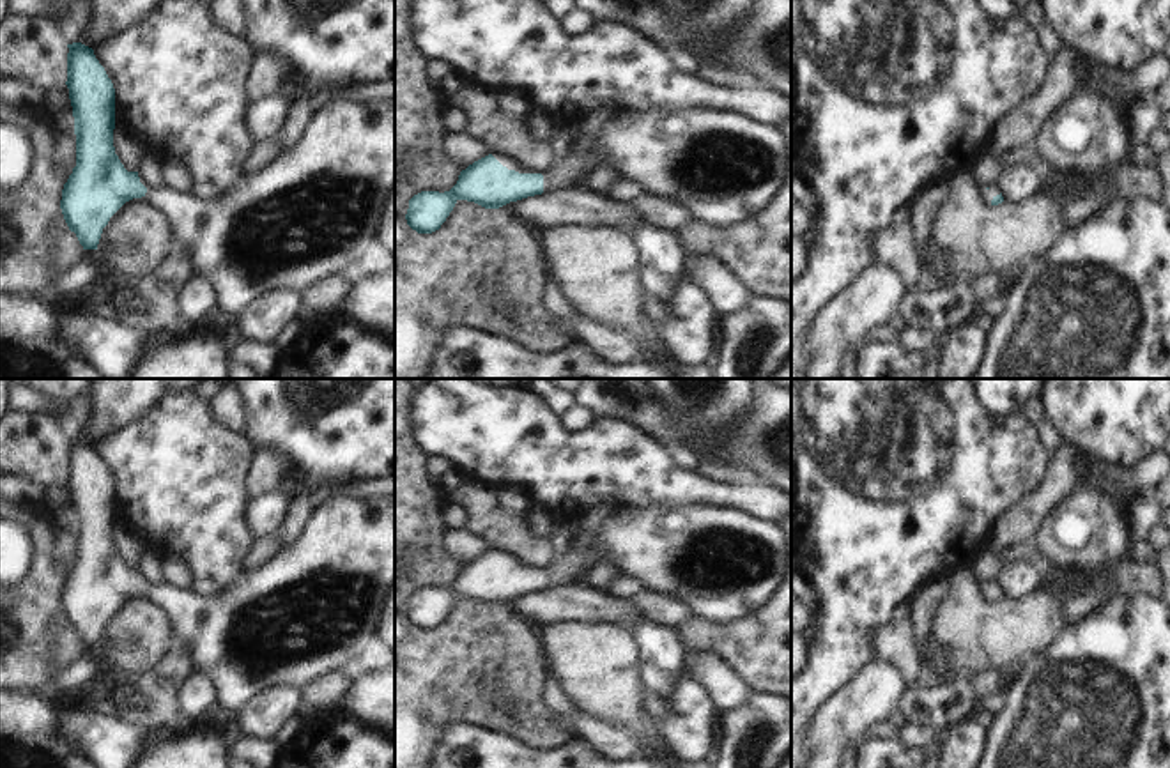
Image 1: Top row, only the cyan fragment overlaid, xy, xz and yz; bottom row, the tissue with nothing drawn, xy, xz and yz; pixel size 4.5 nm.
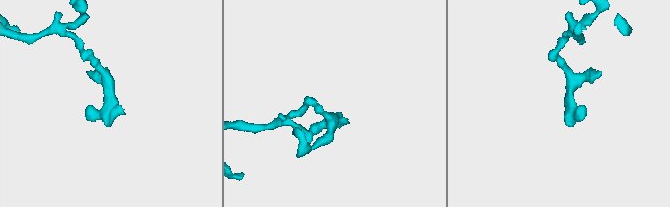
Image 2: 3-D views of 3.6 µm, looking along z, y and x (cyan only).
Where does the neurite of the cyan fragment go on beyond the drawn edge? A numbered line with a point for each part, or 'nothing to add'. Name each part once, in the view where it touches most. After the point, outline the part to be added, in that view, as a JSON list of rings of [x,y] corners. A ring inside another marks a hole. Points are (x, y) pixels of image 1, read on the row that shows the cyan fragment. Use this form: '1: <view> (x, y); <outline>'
1: xz (723, 168); [[[683,110],[609,119],[581,157],[573,149],[547,173],[543,191],[565,189],[582,170],[611,166],[635,182],[644,196],[683,205],[694,221],[731,228],[761,212],[788,175],[788,149],[779,127],[722,110]]]

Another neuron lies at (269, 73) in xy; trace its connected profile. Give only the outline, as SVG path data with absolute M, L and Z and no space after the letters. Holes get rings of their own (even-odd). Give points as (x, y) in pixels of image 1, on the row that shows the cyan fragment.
M262 50L255 55L250 69L246 81L248 97L253 103L280 90L287 90L292 78L294 71L283 57L269 50Z

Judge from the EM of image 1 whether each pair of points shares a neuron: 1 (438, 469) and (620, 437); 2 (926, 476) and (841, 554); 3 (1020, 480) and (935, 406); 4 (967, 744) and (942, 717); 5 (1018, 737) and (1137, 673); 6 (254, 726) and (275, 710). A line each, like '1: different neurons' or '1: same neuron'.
1: different neurons
2: same neuron
3: same neuron
4: different neurons
5: same neuron
6: same neuron

